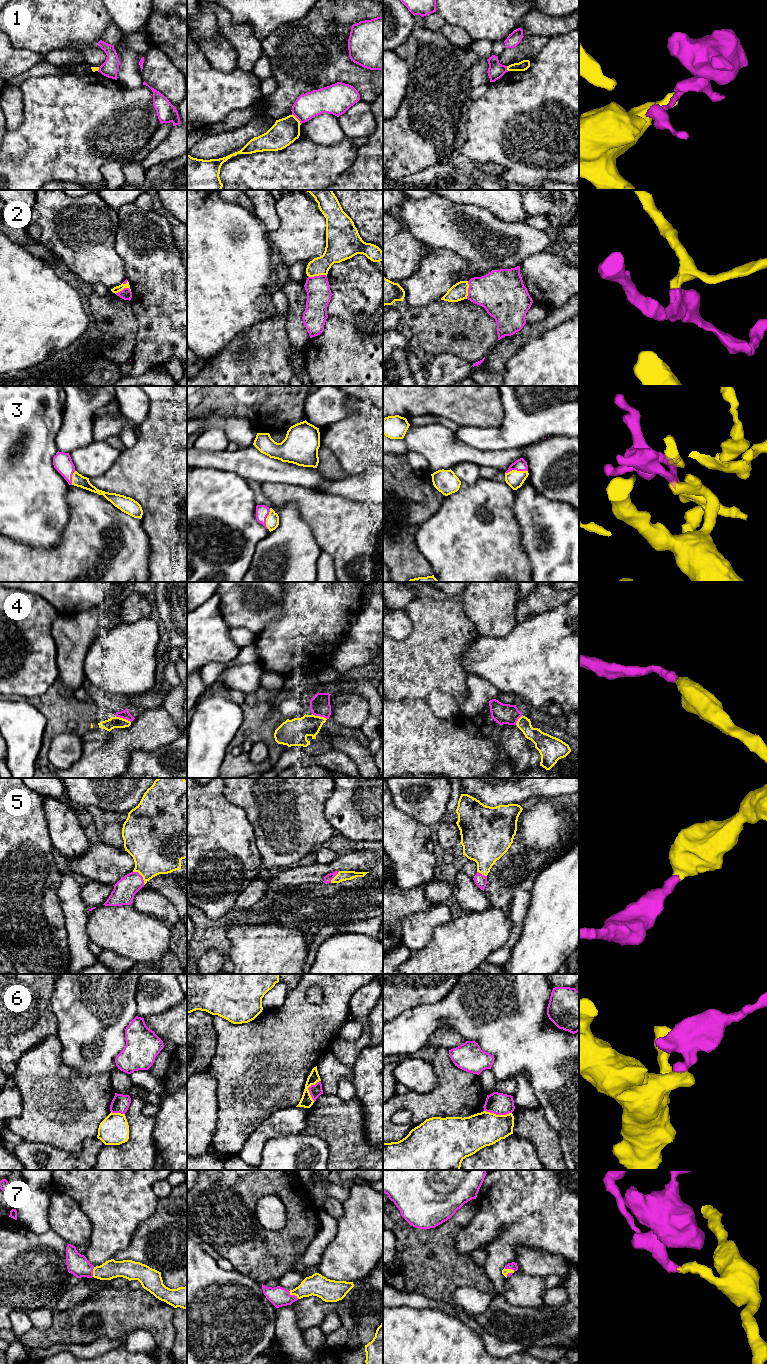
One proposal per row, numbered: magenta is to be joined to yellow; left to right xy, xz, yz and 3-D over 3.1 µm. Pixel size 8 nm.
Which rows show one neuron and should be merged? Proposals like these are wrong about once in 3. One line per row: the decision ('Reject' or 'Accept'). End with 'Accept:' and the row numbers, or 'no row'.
1: Reject
2: Accept
3: Accept
4: Accept
5: Accept
6: Reject
7: Accept
Accept: 2, 3, 4, 5, 7

